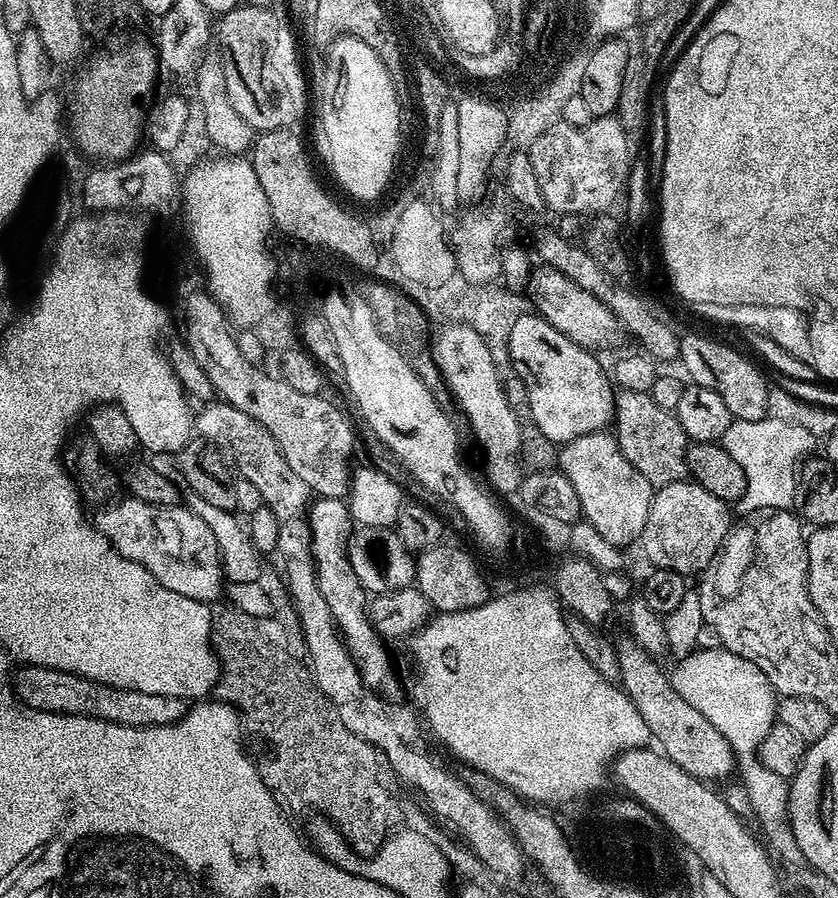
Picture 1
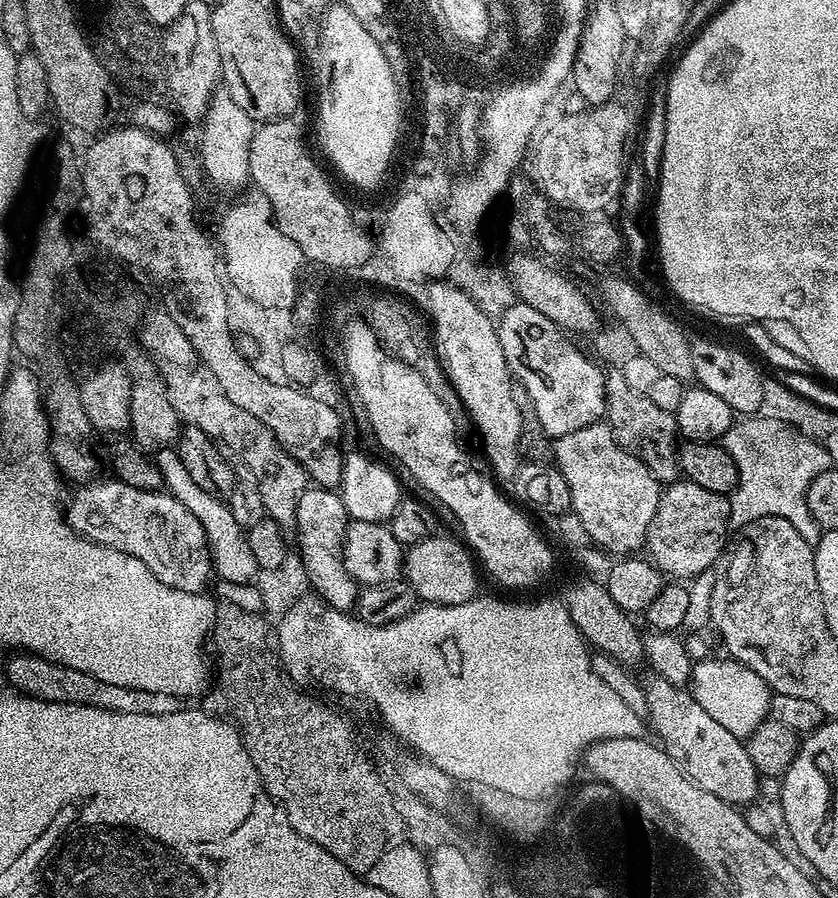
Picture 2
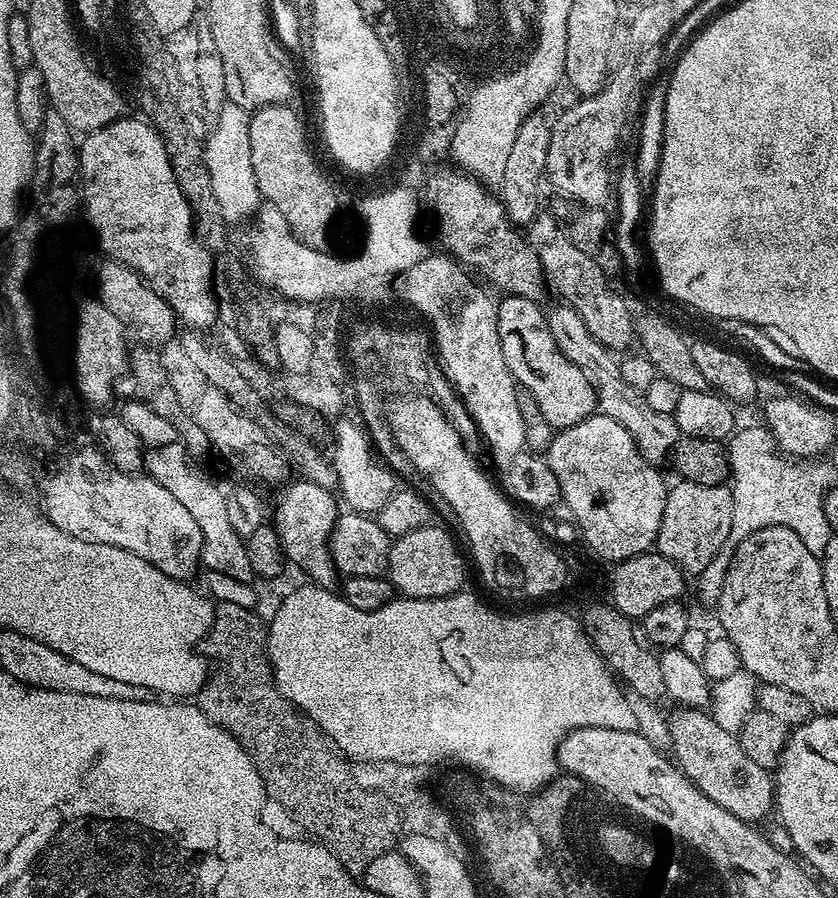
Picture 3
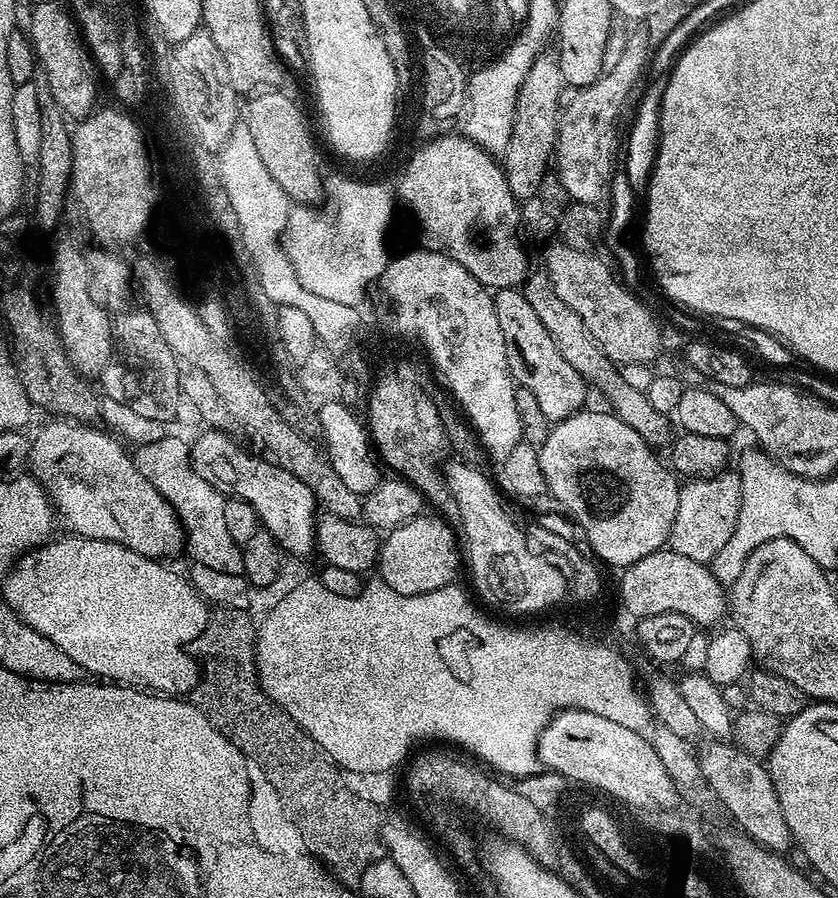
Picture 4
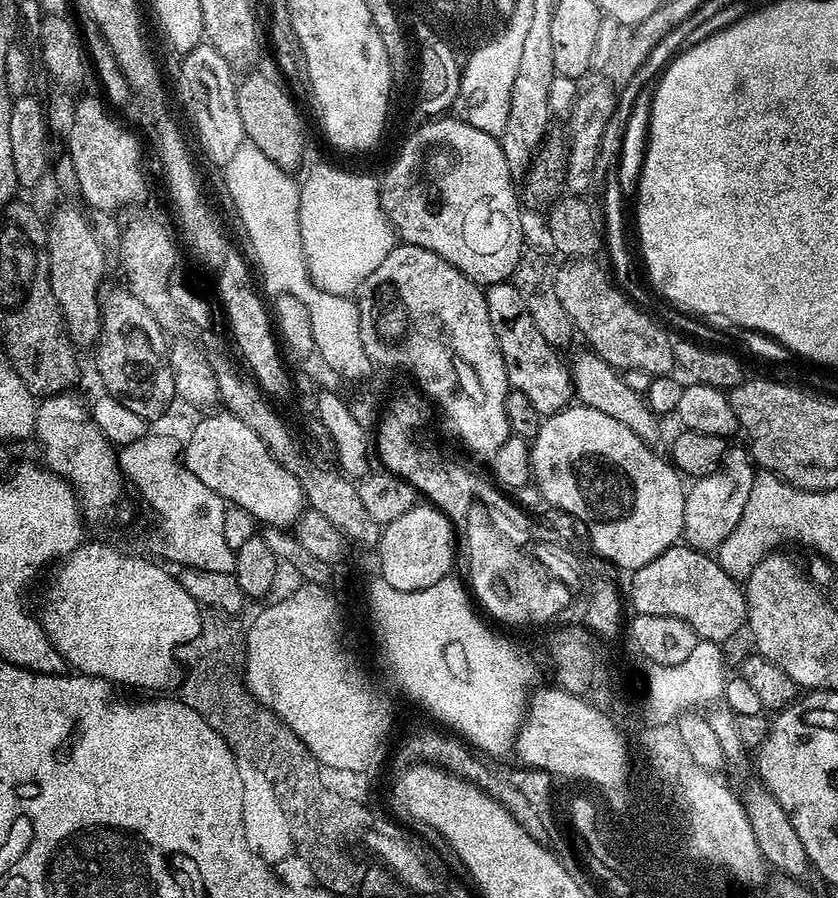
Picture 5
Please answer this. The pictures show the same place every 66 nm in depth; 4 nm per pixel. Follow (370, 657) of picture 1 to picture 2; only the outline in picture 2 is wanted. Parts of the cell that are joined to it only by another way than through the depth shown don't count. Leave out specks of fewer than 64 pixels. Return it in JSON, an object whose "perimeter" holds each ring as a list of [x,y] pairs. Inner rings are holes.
{"perimeter":[[[309,486],[300,493],[298,506],[296,507],[296,526],[294,535],[296,535],[296,544],[300,547],[300,564],[304,567],[304,576],[308,579],[308,584],[317,592],[319,599],[327,604],[329,608],[339,612],[351,613],[356,607],[356,594],[358,583],[354,577],[351,577],[346,570],[343,562],[343,542],[347,534],[350,517],[343,505],[343,498],[339,491]]]}

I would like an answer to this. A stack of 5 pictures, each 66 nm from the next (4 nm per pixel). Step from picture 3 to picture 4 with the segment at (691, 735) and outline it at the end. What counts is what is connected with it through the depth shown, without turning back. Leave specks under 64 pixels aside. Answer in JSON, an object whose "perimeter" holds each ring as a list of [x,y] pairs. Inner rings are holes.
{"perimeter":[[[710,742],[704,749],[698,752],[700,772],[704,775],[705,785],[720,799],[725,810],[733,816],[736,827],[745,831],[746,836],[759,840],[763,847],[770,847],[777,852],[787,853],[788,847],[793,847],[792,832],[786,826],[786,818],[782,814],[782,806],[778,802],[778,794],[774,790],[772,775],[768,773],[767,767],[757,757],[747,756],[741,752],[732,742]]]}

